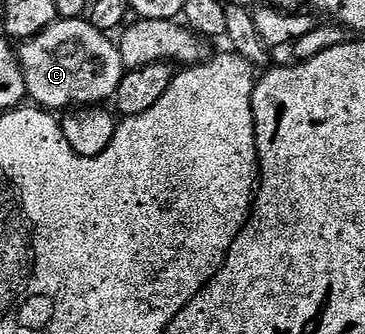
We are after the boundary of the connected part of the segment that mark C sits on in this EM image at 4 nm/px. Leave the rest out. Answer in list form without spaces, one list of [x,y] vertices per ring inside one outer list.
[[[58,18],[49,28],[42,30],[42,34],[38,34],[32,40],[23,41],[19,45],[18,55],[31,103],[45,110],[57,110],[56,108],[71,110],[77,106],[103,105],[106,102],[103,100],[111,101],[115,97],[126,71],[117,41],[109,33],[99,32],[84,18],[78,20]]]

